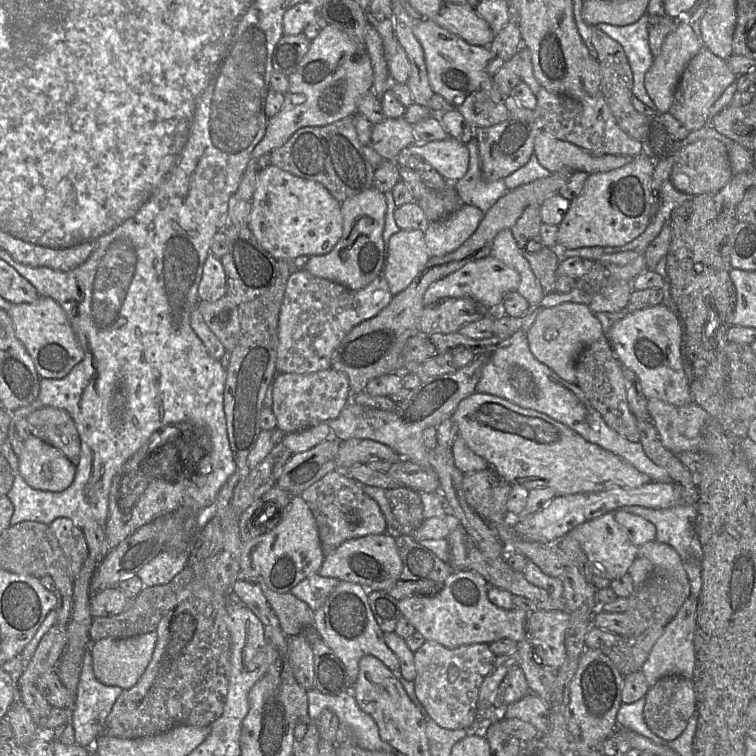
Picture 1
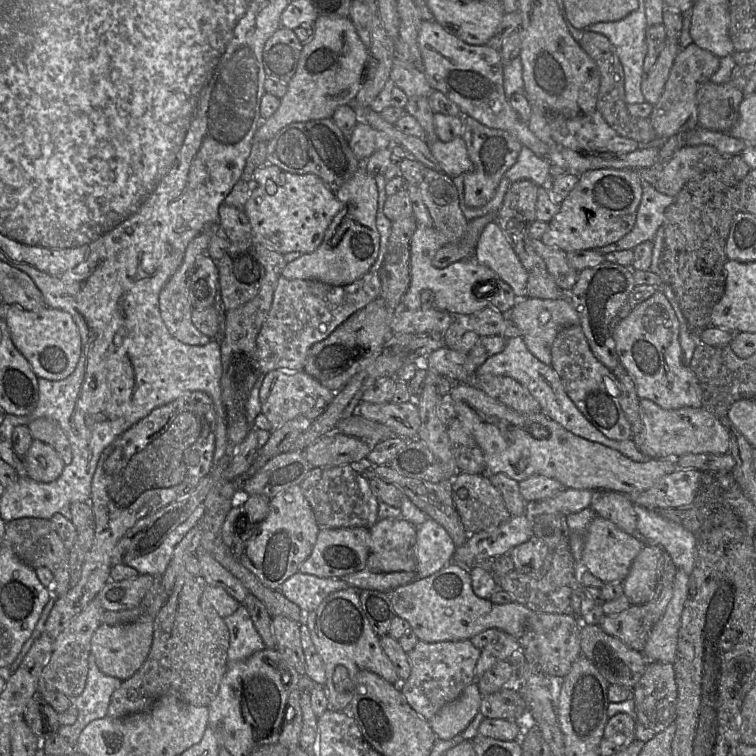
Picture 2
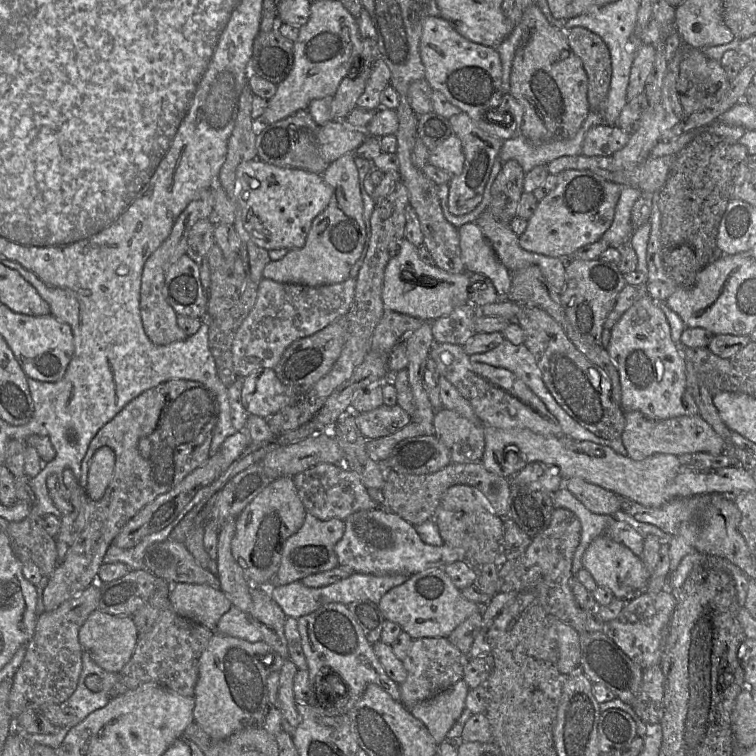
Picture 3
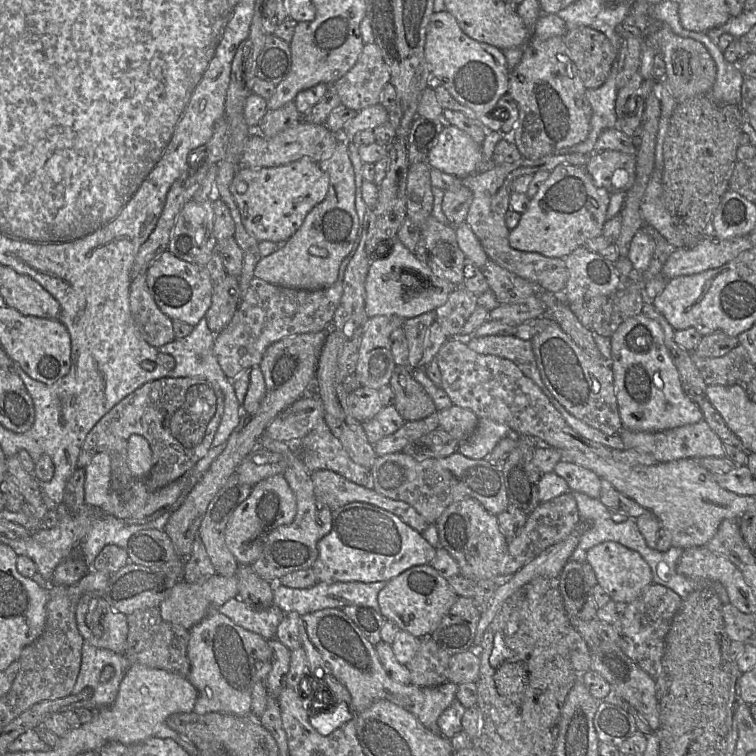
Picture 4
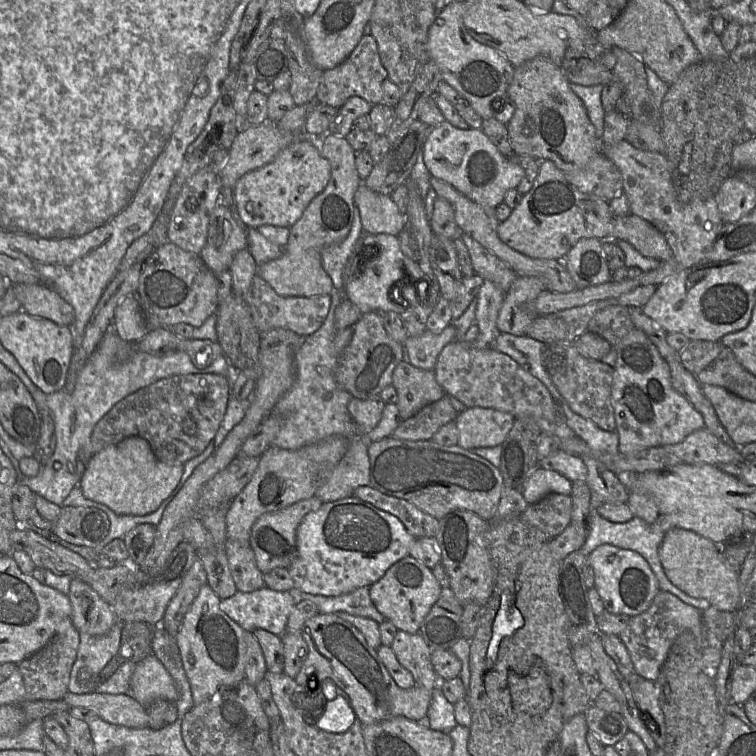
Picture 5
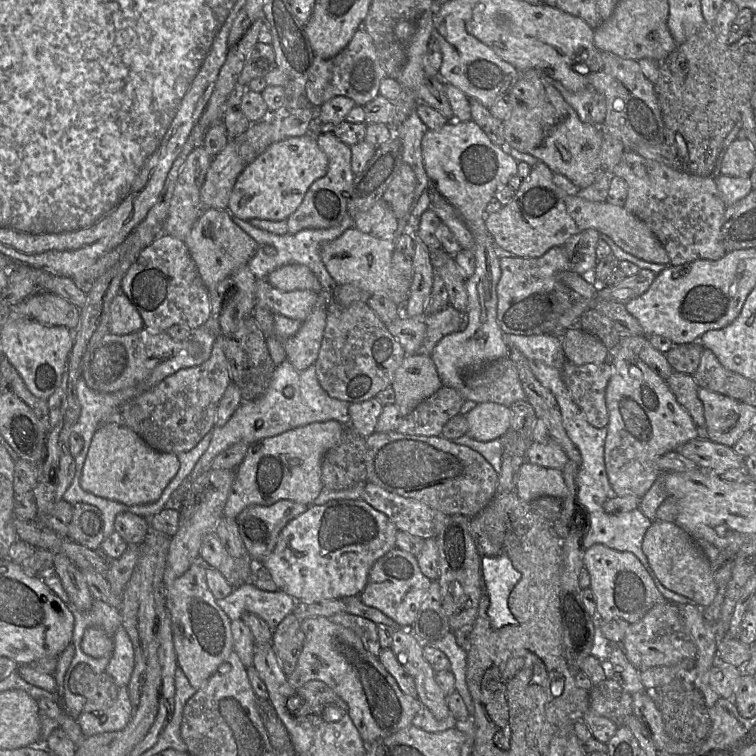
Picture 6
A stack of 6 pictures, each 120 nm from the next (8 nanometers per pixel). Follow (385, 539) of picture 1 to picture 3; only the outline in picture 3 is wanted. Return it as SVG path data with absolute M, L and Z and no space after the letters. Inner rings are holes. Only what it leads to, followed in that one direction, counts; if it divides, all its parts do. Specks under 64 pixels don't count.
M306 514L302 527L283 544L280 567L273 579L265 586L271 589L276 586L300 581L304 577L332 570L339 566L335 545L343 537L345 523L340 519L319 520L312 514Z

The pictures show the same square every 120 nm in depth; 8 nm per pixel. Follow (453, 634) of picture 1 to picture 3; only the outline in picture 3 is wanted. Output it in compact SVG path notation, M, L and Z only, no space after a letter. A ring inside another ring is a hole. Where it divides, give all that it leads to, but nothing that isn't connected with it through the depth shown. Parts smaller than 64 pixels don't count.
M439 568L414 573L406 582L389 590L379 602L384 618L399 624L414 640L447 638L469 616L481 612L482 607L464 598L443 569Z

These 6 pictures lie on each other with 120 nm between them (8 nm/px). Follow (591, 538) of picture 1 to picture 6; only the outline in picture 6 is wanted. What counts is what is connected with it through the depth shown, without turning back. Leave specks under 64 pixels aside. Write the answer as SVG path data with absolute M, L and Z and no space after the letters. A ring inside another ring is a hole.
M594 544L583 554L583 567L590 576L598 617L591 617L596 628L599 620L607 622L623 619L629 624L638 622L656 604L668 601L659 592L651 576L640 560L631 552L611 549L603 544Z

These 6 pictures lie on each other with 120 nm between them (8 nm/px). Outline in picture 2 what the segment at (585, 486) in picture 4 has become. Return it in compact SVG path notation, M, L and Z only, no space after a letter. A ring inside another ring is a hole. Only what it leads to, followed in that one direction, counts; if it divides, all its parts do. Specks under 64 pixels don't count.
M595 491L590 509L611 521L625 533L634 536L637 532L637 517L628 495L612 491Z

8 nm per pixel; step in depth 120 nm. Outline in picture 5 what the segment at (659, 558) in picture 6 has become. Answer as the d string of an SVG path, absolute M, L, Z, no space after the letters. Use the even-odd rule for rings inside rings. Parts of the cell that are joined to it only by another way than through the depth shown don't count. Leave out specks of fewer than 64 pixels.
M669 529L659 547L659 558L668 579L691 597L702 598L724 611L736 611L743 606L738 570L725 559L717 543L693 531Z

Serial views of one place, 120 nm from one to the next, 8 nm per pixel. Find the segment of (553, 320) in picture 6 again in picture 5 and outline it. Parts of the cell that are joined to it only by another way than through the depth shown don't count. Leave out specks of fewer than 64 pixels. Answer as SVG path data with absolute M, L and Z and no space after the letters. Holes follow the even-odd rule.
M518 275L504 294L496 322L498 330L516 336L526 335L538 316L535 300L546 289L541 278Z

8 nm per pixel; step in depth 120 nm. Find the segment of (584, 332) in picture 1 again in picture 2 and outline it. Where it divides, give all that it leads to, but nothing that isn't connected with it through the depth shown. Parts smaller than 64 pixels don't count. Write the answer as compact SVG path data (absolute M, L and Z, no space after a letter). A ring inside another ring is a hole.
M568 296L558 299L538 299L525 297L518 299L511 310L505 314L520 329L521 337L528 350L541 362L551 364L551 347L558 332L567 326L579 324L579 316Z

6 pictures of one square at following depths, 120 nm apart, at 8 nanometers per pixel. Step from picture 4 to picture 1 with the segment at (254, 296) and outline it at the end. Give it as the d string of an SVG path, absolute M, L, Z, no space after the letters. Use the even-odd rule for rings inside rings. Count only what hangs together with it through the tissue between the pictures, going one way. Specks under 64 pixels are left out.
M304 269L290 274L279 313L277 373L310 373L331 368L331 355L350 330L386 307L393 294L383 271L368 285L350 289Z

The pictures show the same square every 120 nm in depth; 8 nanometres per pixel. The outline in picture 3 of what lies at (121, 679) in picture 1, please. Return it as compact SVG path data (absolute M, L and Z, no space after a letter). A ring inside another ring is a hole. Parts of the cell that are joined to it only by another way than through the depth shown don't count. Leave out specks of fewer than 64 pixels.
M93 611L79 630L79 641L83 650L88 652L92 660L108 672L119 673L131 659L137 645L139 633L132 620L132 616L114 616L101 611Z

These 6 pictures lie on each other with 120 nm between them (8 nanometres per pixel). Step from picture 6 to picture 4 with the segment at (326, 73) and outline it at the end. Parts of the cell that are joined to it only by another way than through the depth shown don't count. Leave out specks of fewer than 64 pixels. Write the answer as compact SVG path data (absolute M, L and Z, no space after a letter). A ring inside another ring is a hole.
M373 42L363 46L355 65L332 85L337 90L341 105L358 112L369 106L379 104L381 92L389 80L389 69L383 60L378 45Z

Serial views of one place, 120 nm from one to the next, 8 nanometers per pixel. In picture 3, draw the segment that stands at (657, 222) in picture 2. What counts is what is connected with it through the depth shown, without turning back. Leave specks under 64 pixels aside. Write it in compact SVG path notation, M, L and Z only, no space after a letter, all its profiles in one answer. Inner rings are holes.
M624 186L622 188L616 204L613 222L601 238L609 246L620 247L629 243L634 232L631 225L631 210L641 194L642 191L631 186Z

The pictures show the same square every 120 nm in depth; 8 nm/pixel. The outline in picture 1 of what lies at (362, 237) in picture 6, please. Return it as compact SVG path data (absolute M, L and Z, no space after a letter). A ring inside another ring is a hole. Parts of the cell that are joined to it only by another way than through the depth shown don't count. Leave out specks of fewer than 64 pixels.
M463 205L447 217L430 222L424 231L431 256L442 256L461 246L477 229L484 212L473 205ZM488 255L478 260L470 261L457 271L432 283L425 292L424 305L430 306L444 298L468 297L481 303L488 309L500 311L506 293L516 291L520 282L519 273L501 260Z

